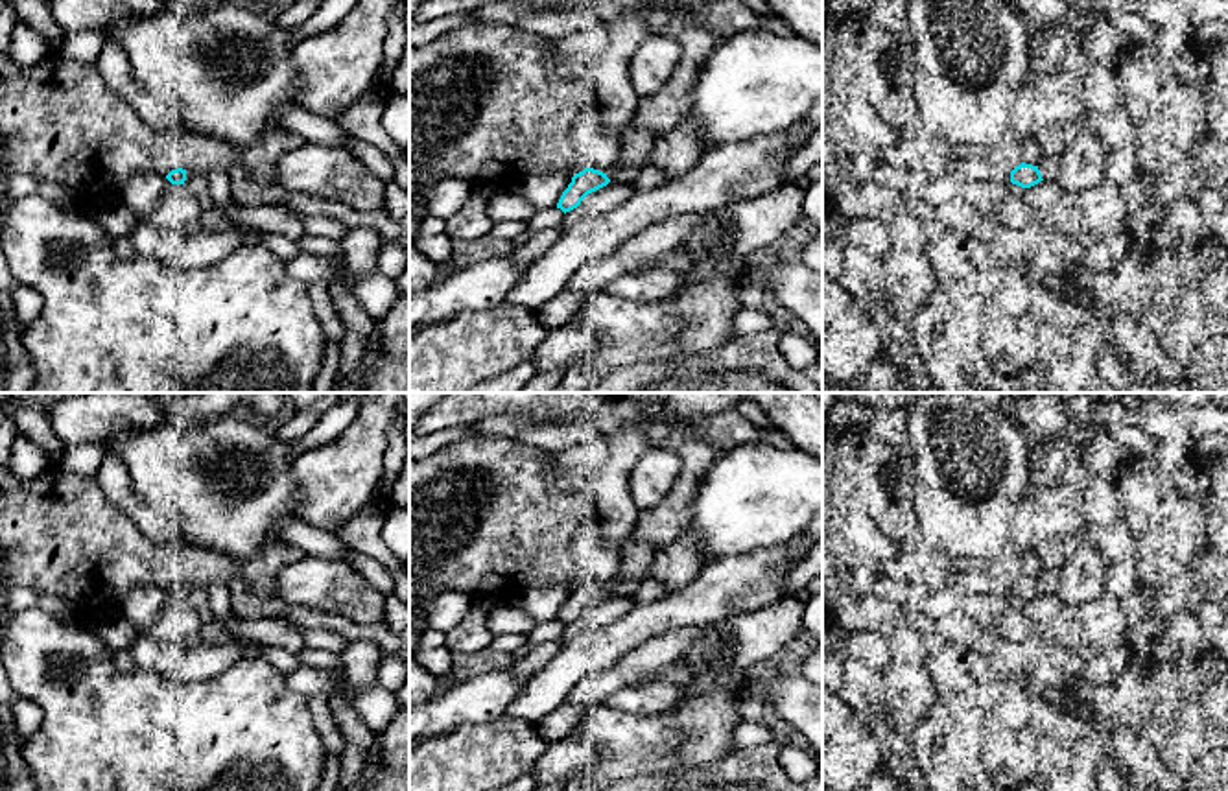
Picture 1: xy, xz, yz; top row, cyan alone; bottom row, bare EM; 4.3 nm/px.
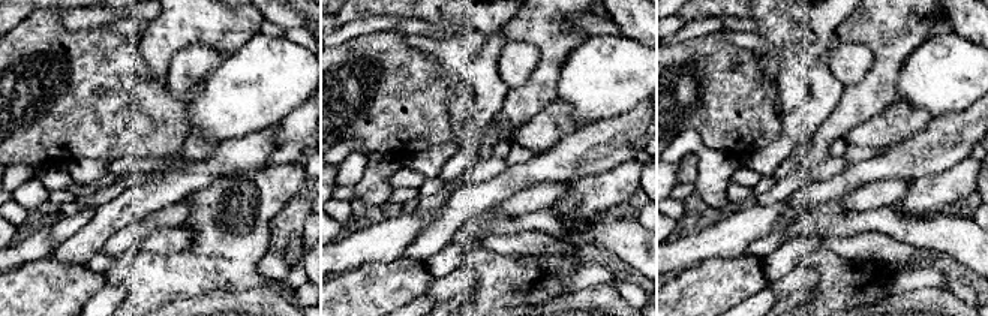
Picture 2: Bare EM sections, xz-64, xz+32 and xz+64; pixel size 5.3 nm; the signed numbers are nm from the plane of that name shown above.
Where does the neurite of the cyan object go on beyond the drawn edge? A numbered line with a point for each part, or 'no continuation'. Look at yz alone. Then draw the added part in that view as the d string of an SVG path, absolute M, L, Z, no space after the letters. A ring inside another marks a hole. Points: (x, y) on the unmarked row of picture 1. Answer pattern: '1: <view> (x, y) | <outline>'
1: yz (1031, 566) | M1031 551L1023 553L1021 557L1021 573L1025 577L1038 579L1045 570L1044 562Z

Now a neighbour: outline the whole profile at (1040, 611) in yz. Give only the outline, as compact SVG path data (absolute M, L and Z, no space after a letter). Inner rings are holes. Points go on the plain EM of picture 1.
M1040 594L1031 601L1023 601L1023 614L1033 625L1033 629L1044 629L1064 607L1066 603L1058 594Z

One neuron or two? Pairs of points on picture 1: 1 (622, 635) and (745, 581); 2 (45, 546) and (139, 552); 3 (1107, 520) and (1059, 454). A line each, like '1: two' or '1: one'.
1: one
2: one
3: one

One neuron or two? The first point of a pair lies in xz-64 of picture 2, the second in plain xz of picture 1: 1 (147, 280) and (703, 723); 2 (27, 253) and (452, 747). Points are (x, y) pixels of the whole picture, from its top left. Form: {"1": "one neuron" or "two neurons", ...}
{"1": "one neuron", "2": "two neurons"}

